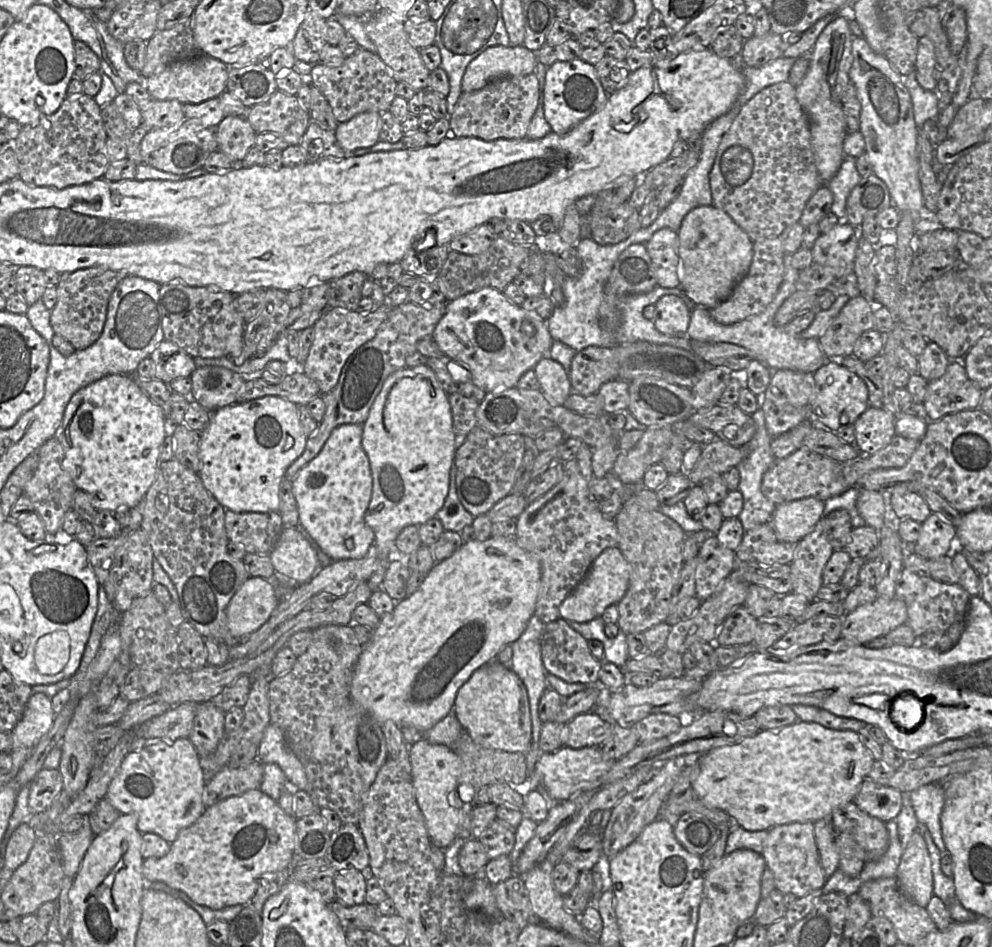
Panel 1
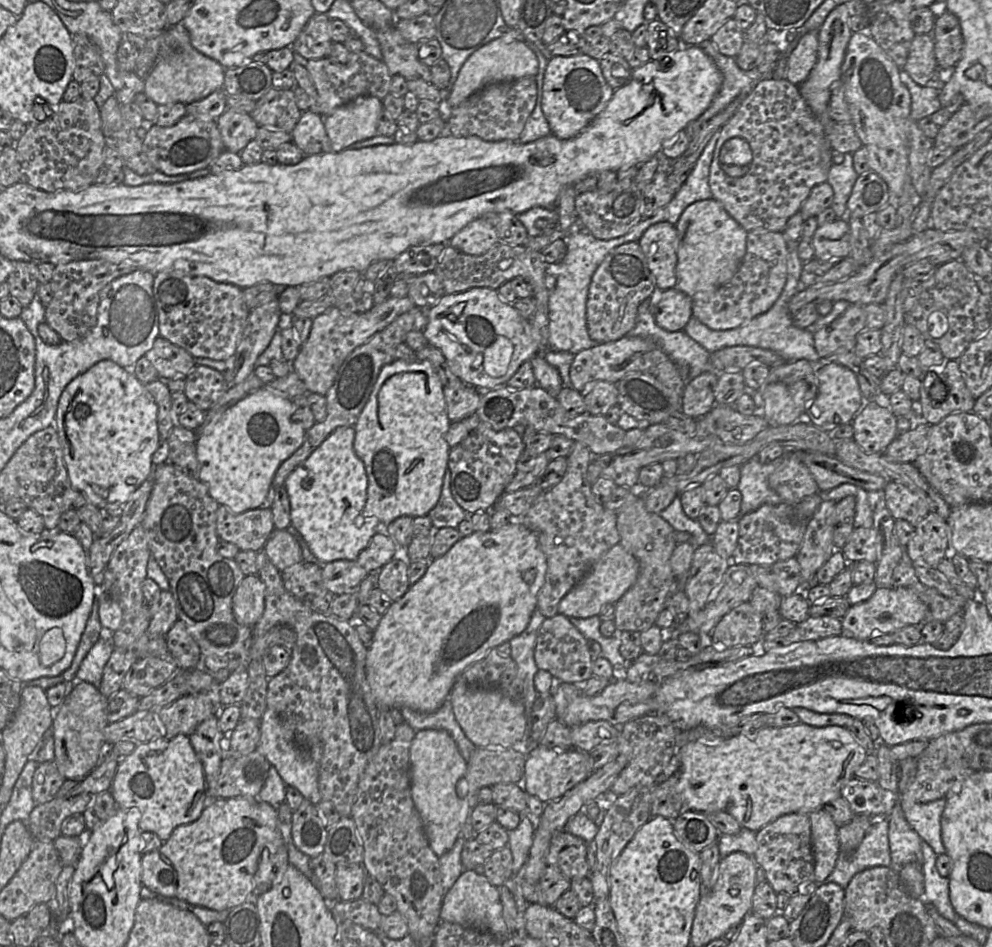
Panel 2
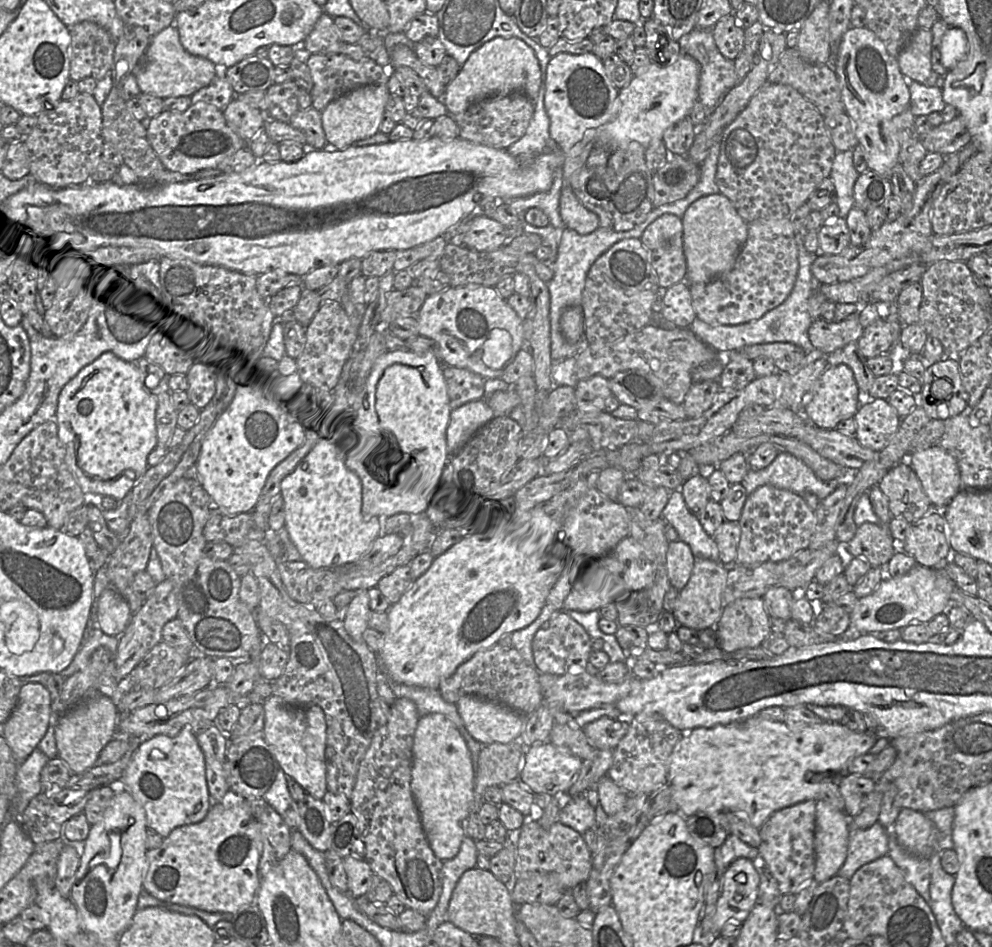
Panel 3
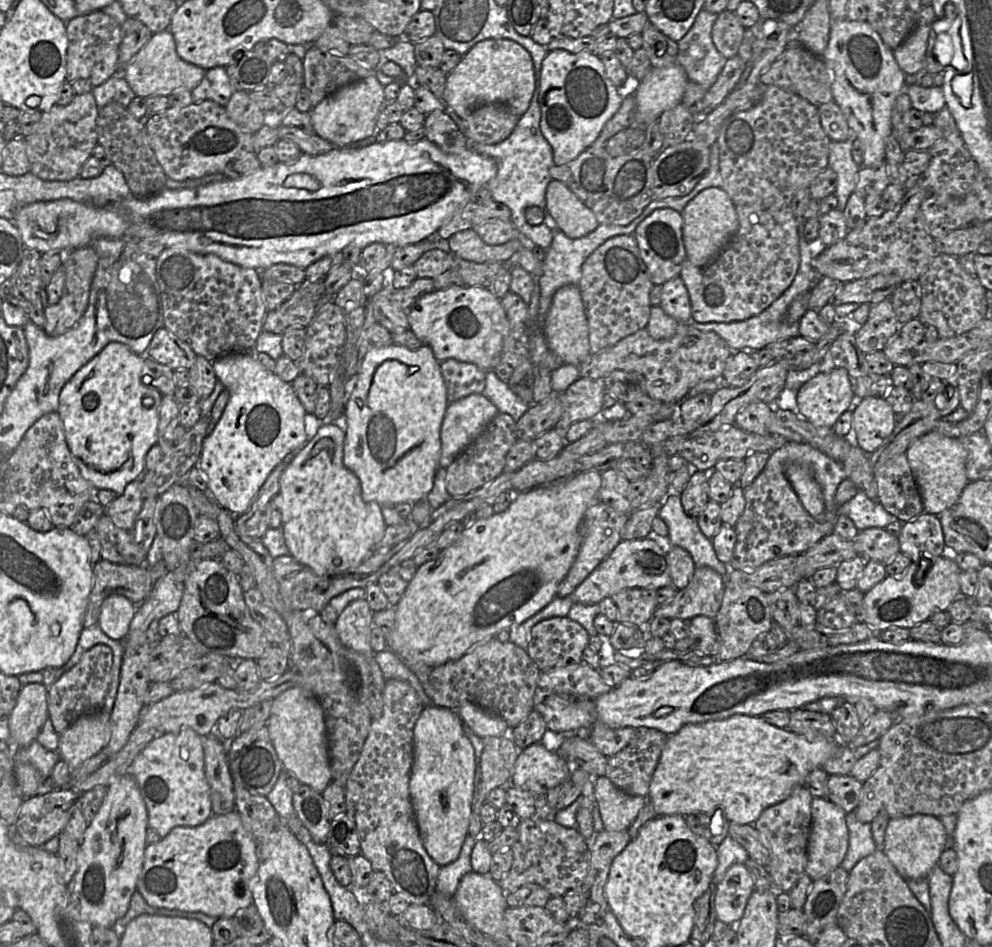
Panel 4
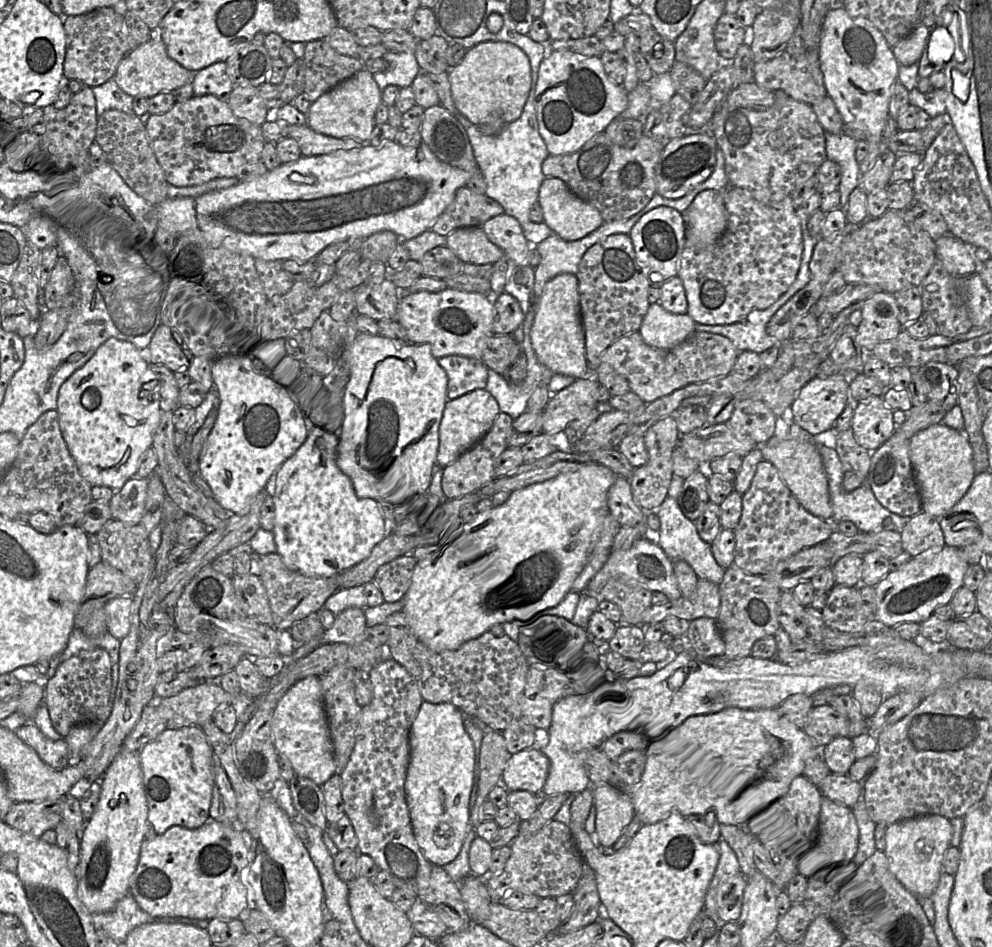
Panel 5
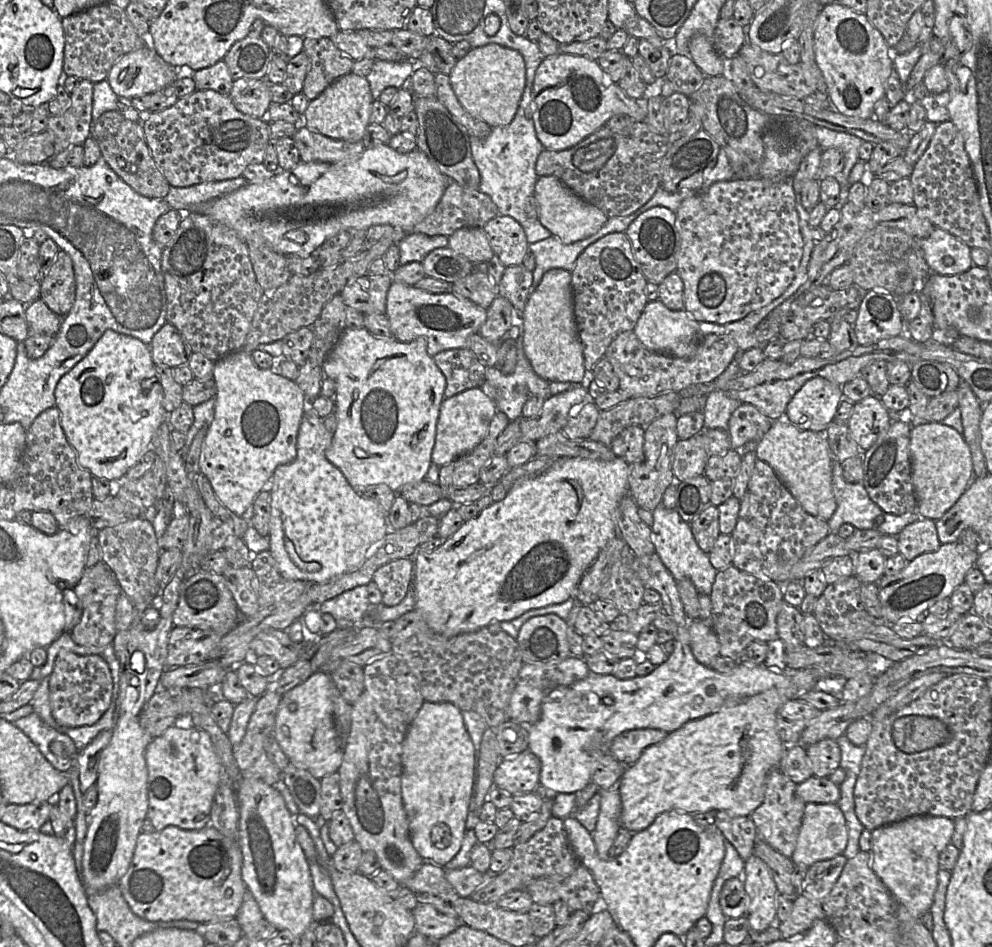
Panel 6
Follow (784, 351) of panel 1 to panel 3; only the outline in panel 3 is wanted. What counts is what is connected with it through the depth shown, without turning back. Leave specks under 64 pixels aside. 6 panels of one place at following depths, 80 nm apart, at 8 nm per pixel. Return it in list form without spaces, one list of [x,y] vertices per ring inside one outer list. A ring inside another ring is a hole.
[[[796,232],[795,240],[798,250],[798,273],[795,284],[787,298],[776,308],[764,314],[761,318],[744,324],[732,326],[709,325],[699,318],[688,327],[702,342],[711,346],[717,352],[738,352],[744,347],[756,344],[784,342],[801,347],[806,353],[814,347],[808,336],[809,327],[813,321],[807,311],[808,299],[815,288],[815,281],[811,272],[811,266],[815,254],[809,253],[804,246],[806,232]]]

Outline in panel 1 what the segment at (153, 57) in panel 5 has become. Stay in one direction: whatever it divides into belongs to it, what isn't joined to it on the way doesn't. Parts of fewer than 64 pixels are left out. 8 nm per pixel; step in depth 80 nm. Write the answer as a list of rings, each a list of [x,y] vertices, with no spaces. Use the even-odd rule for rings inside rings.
[[[201,54],[193,59],[168,64],[160,72],[147,78],[146,89],[158,101],[178,100],[182,104],[199,104],[219,97],[226,90],[227,79],[228,66],[226,64]]]

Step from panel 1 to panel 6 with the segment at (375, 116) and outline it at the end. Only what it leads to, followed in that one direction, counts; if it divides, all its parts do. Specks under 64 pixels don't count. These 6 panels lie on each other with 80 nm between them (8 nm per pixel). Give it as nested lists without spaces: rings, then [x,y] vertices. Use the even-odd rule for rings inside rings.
[[[349,73],[339,77],[330,84],[319,96],[309,101],[303,113],[300,126],[333,139],[348,142],[361,141],[366,127],[371,123],[370,114],[374,99],[366,77]]]

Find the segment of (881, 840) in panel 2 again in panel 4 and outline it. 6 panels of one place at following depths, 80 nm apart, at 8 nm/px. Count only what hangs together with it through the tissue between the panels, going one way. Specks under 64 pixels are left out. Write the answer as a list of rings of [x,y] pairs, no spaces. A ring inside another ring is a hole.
[[[855,810],[846,814],[846,825],[848,829],[848,850],[839,865],[848,873],[862,858],[877,850],[872,838],[871,823],[859,822]]]

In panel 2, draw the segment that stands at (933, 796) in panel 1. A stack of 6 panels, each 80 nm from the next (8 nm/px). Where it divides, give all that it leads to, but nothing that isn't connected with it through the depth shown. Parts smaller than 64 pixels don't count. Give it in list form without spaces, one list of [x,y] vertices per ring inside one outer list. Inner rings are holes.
[[[908,792],[899,796],[899,805],[910,826],[920,838],[929,844],[937,855],[946,853],[941,835],[941,816],[945,809],[946,798],[929,803],[918,803],[908,799]]]

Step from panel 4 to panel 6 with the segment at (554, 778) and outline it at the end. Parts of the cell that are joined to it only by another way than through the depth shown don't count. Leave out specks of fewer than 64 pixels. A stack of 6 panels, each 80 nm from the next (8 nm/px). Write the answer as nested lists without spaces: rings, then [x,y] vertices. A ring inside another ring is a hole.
[[[524,751],[510,758],[505,758],[494,772],[493,787],[498,787],[511,795],[533,792],[540,784],[540,759]]]

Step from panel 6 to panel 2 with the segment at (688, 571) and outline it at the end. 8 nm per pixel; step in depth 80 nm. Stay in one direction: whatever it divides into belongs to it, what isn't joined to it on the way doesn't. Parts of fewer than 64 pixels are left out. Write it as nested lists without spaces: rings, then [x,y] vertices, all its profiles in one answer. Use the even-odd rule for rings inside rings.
[[[680,495],[676,496],[672,503],[659,515],[667,521],[675,531],[688,532],[694,539],[694,547],[711,542],[712,537],[708,535],[697,519],[689,518],[682,507]]]

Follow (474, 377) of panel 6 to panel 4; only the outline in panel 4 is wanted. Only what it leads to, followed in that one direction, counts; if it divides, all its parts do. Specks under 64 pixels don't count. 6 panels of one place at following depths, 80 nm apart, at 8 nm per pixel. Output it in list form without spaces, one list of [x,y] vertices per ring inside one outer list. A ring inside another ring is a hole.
[[[447,359],[441,363],[448,404],[471,394],[481,394],[486,383],[486,372],[475,364]]]

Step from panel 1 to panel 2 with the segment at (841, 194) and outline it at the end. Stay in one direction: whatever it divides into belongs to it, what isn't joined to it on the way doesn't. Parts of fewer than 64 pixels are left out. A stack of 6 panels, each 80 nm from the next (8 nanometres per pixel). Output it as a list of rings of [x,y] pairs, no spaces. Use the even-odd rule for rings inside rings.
[[[834,153],[827,182],[834,191],[834,199],[830,207],[839,219],[846,220],[847,202],[858,177],[859,174],[853,166],[853,153]]]

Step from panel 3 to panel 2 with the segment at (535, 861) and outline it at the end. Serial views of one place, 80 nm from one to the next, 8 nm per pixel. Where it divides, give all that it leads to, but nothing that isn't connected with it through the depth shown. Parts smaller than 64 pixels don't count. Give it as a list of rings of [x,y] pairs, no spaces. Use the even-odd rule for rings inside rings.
[[[565,830],[554,832],[547,855],[547,865],[557,866],[565,877],[589,877],[587,863],[587,843],[580,837]]]

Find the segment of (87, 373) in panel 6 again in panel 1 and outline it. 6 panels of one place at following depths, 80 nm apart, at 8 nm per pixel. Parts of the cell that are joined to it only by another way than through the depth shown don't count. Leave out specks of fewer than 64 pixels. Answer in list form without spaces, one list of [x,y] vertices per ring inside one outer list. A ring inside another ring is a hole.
[[[114,374],[101,378],[72,396],[54,437],[58,438],[64,448],[63,466],[75,487],[89,496],[96,510],[114,512],[139,507],[156,478],[161,445],[169,433],[170,425],[162,408],[147,396],[130,375]]]

